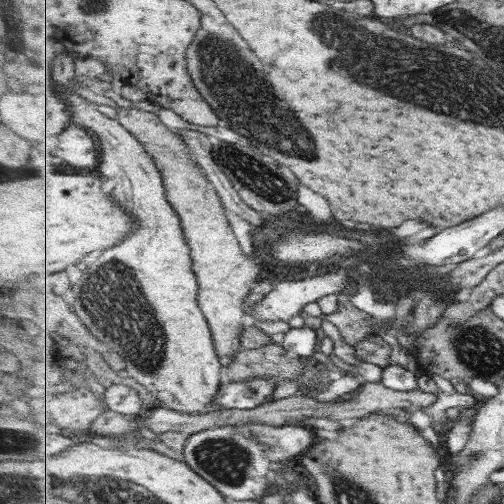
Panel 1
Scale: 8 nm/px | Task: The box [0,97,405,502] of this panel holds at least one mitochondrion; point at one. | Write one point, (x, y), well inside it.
(112, 299)

